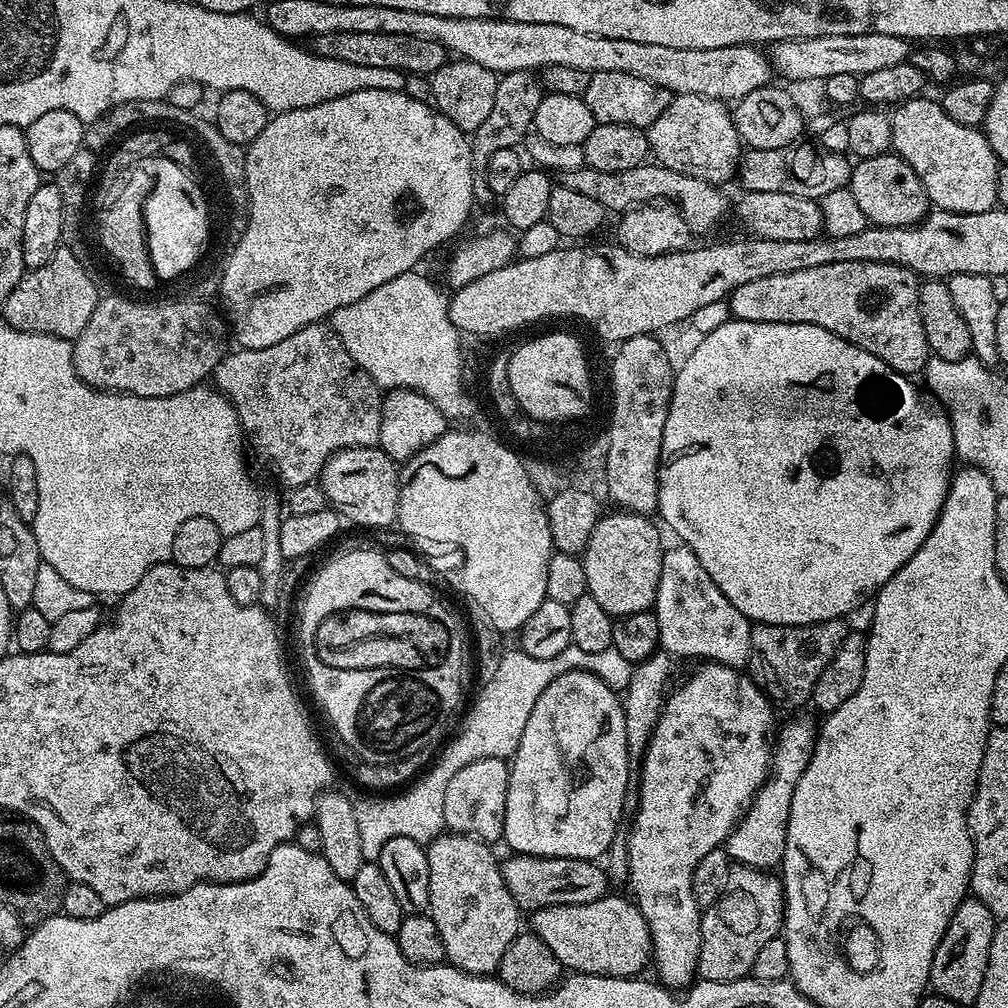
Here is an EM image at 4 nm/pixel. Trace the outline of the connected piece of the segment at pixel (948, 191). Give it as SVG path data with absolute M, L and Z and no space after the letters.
M924 99L905 100L891 113L892 147L895 155L901 156L914 170L914 174L918 174L929 201L937 209L945 212L985 212L997 207L996 173L998 161L987 136L979 127L967 128L954 122L954 118L950 118L950 114L946 114L944 107L935 99Z

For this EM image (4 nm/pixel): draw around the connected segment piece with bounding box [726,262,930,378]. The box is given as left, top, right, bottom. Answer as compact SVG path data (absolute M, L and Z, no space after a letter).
M830 262L830 266L813 266L811 270L794 270L794 274L774 274L770 278L757 278L755 282L746 282L746 286L738 286L732 295L726 301L726 307L729 308L731 315L738 320L746 322L790 322L791 324L813 324L822 326L822 330L830 330L838 334L838 338L846 338L854 346L874 354L874 358L882 358L886 366L890 366L894 371L912 378L916 374L923 373L930 353L928 343L926 342L926 330L922 330L922 314L920 313L920 286L922 280L915 272L909 268L903 268L897 264L887 264L886 262Z

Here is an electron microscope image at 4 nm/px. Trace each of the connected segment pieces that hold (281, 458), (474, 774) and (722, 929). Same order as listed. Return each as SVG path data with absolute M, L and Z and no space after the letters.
M331 323L308 324L290 334L290 338L282 338L280 342L274 342L274 346L266 346L262 350L240 348L235 351L229 351L217 366L214 387L234 406L240 419L240 429L244 432L245 441L250 445L251 451L253 448L262 459L272 460L272 472L285 484L285 489L291 490L303 484L313 483L335 452L341 452L344 448L374 448L379 445L382 430L382 389L370 378L370 374L366 374L366 370L358 366L358 362L354 362L354 358L350 358L346 346L342 346L342 338L334 334Z
M482 758L478 762L470 762L463 770L458 770L454 778L450 778L450 786L446 786L446 803L442 805L444 811L444 827L449 833L461 836L473 836L475 840L485 842L499 841L504 835L506 822L506 794L508 793L508 760L498 758Z
M743 866L733 867L730 878L726 882L726 890L718 898L718 902L714 902L714 906L703 909L700 918L700 962L697 968L699 979L701 980L743 980L749 975L754 966L754 958L758 958L762 946L766 946L766 942L770 942L770 938L781 935L784 926L784 885L779 875L773 874L771 871L762 868L746 868Z

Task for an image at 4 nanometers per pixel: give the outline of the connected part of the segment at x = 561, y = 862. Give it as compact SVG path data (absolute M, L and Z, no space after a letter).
M519 854L509 855L509 860L506 859L501 863L500 873L502 874L506 886L510 890L510 894L516 900L516 905L520 907L525 913L531 914L539 910L539 908L545 908L546 906L578 906L579 904L585 904L586 902L598 902L598 898L609 895L610 888L608 888L608 876L599 867L601 866L594 860L579 860L578 858L546 858L545 856L522 856Z

